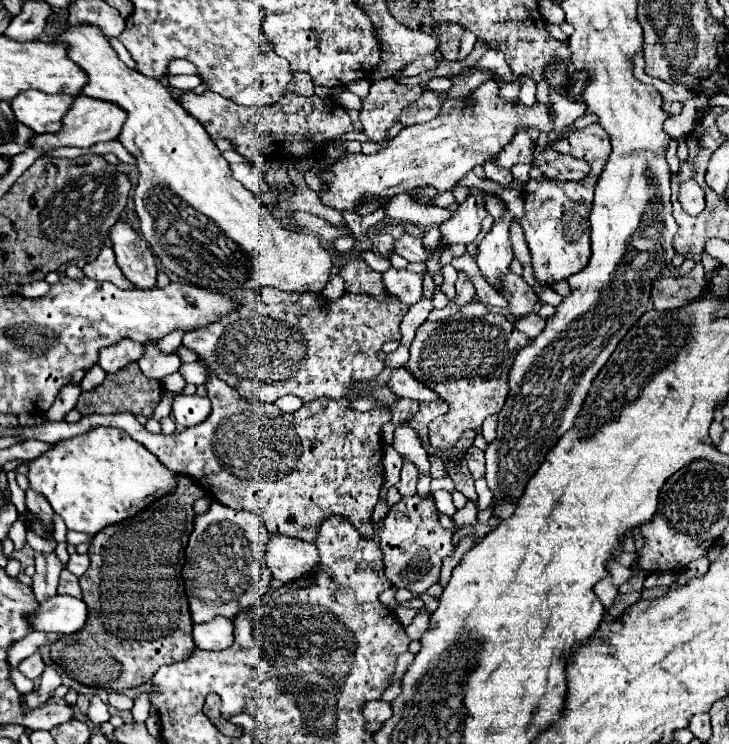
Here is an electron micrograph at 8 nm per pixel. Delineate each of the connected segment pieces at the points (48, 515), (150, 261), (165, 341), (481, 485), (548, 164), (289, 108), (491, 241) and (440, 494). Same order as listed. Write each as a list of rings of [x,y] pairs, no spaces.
[[[26,489],[26,507],[28,507],[30,511],[34,511],[38,517],[44,517],[44,523],[52,525],[52,515],[54,515],[54,511],[50,509],[48,499],[46,499],[44,495],[40,495],[40,493],[34,491],[34,489]]]
[[[118,221],[114,229],[110,229],[110,237],[124,277],[128,277],[136,289],[154,289],[156,265],[146,239],[124,221]]]
[[[172,333],[168,337],[162,337],[156,345],[158,345],[158,349],[162,353],[172,353],[172,351],[176,351],[182,345],[182,333]]]
[[[480,477],[480,479],[476,481],[476,491],[478,491],[478,503],[480,503],[480,509],[486,509],[488,503],[492,501],[492,491],[490,491],[490,487],[486,485],[484,477]]]
[[[550,147],[542,153],[534,151],[532,165],[538,167],[548,179],[560,179],[560,181],[582,181],[582,177],[586,177],[590,171],[590,165],[586,161],[566,157]]]
[[[188,91],[182,95],[180,105],[204,125],[204,129],[212,139],[220,137],[230,139],[236,151],[250,159],[268,153],[270,147],[282,147],[282,145],[286,157],[312,155],[316,151],[322,151],[328,139],[336,139],[354,131],[354,125],[350,123],[350,117],[344,111],[344,107],[336,103],[316,103],[314,95],[300,97],[296,93],[286,93],[278,103],[264,107],[262,111],[256,107],[236,105],[234,101],[228,101],[226,97],[220,97],[212,91],[204,91],[202,95],[194,95],[192,91]]]
[[[506,211],[504,217],[496,219],[492,229],[478,243],[476,261],[482,275],[486,277],[486,281],[490,281],[492,287],[496,287],[500,283],[500,277],[510,271],[508,265],[514,259],[510,239],[508,239],[508,231],[512,223],[514,223],[514,215]]]
[[[436,491],[434,493],[434,501],[436,501],[436,509],[448,517],[452,517],[456,513],[456,507],[452,505],[452,495],[448,491]]]

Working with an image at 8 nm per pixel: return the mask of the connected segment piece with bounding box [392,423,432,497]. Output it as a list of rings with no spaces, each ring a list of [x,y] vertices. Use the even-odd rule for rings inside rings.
[[[408,423],[400,424],[396,427],[392,447],[402,455],[404,461],[412,463],[420,471],[418,479],[418,495],[432,495],[430,491],[430,461],[426,455],[426,449],[420,445],[418,434]]]

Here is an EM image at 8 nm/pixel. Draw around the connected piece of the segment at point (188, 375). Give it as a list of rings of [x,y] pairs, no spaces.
[[[182,363],[180,373],[192,385],[206,385],[206,381],[208,381],[208,371],[200,363]]]

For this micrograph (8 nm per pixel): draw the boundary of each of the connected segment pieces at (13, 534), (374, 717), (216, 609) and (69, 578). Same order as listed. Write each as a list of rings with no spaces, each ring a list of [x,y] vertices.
[[[16,519],[14,525],[10,527],[8,535],[10,535],[12,543],[14,543],[14,551],[20,551],[24,547],[24,543],[26,543],[26,527],[24,527],[24,523],[20,519]]]
[[[382,699],[370,701],[370,703],[364,705],[364,717],[368,721],[380,721],[380,723],[384,723],[386,719],[392,717],[392,705],[388,701],[382,701]]]
[[[218,501],[210,505],[208,513],[196,517],[182,571],[194,625],[208,623],[218,615],[234,619],[240,611],[252,607],[268,593],[272,581],[272,573],[266,567],[264,557],[268,539],[270,533],[264,529],[260,517],[248,511],[228,509]]]
[[[62,569],[60,573],[60,583],[58,583],[58,593],[68,593],[72,597],[78,597],[82,599],[82,591],[80,591],[80,585],[78,585],[78,577],[72,575],[68,569]]]

